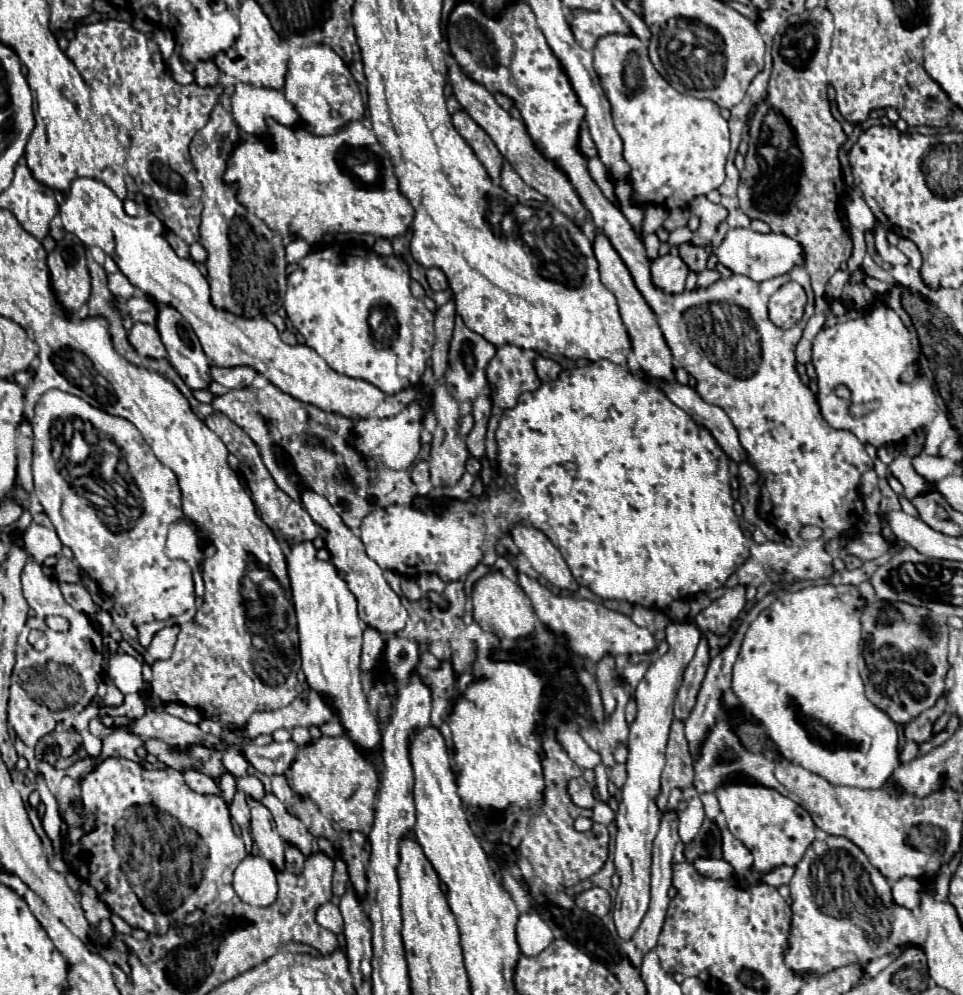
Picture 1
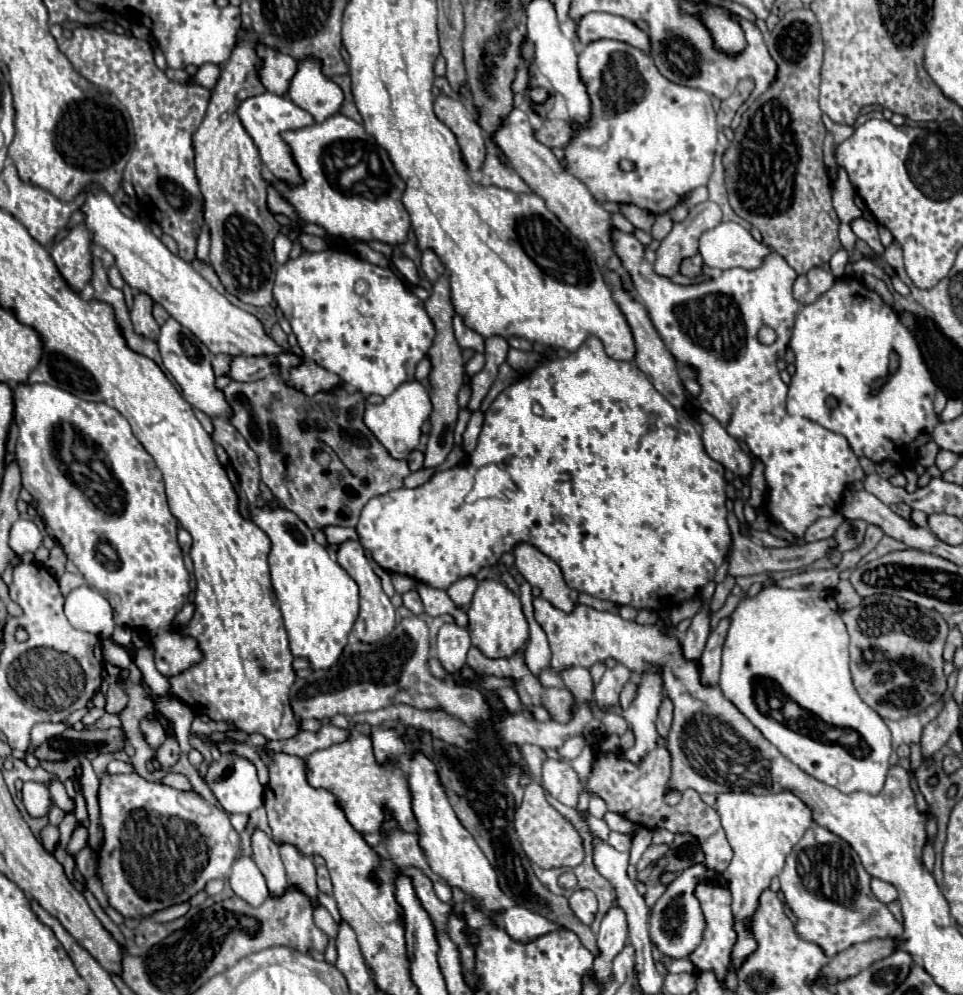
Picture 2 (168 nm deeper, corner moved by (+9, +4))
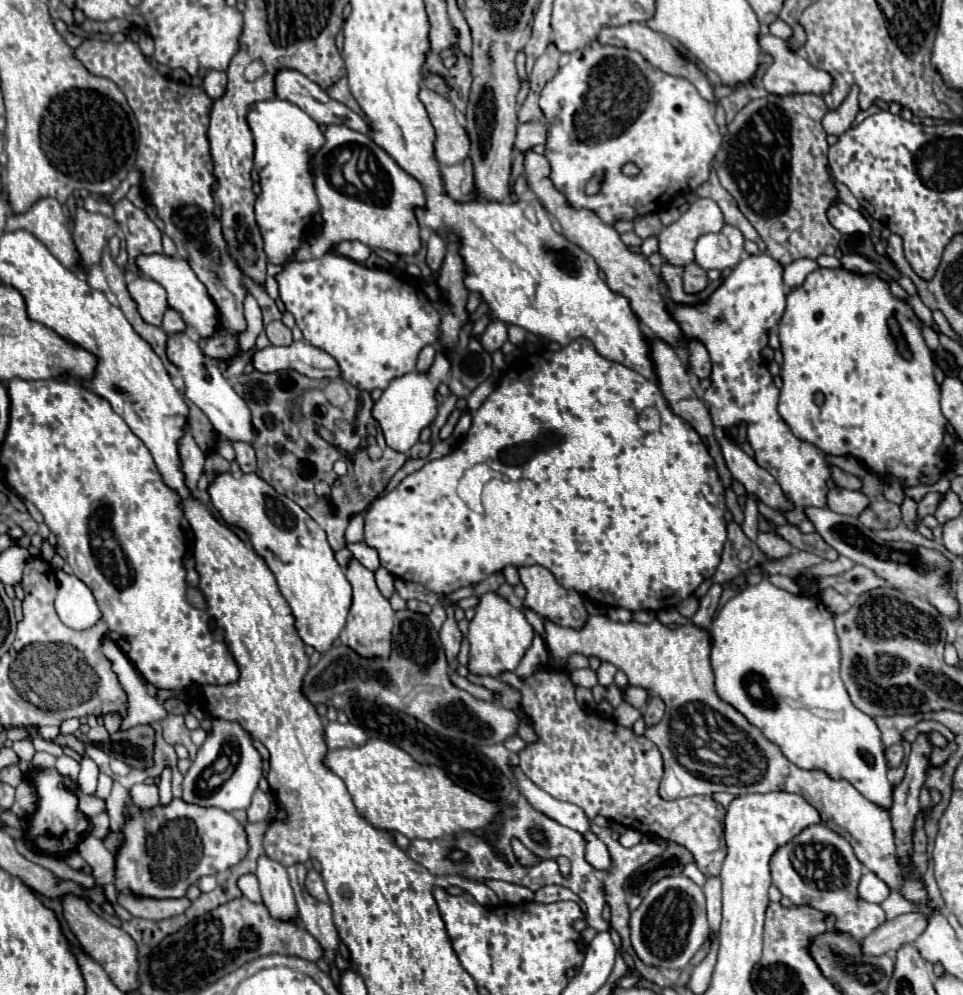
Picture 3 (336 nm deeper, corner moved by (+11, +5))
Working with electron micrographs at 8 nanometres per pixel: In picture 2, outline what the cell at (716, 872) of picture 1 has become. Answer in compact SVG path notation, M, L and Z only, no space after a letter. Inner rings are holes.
M697 863L697 865L691 865L689 869L681 871L681 875L667 887L667 891L653 905L653 915L649 919L651 941L659 947L659 951L663 955L669 955L671 959L685 959L701 943L705 919L703 919L699 901L693 895L695 885L699 883L699 875L711 875L707 865Z

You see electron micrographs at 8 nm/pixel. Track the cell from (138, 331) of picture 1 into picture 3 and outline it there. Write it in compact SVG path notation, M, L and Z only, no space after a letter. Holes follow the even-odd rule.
M137 276L133 278L133 282L129 282L129 292L139 306L143 320L153 326L161 326L163 314L169 308L165 288L159 282L153 282L151 278Z

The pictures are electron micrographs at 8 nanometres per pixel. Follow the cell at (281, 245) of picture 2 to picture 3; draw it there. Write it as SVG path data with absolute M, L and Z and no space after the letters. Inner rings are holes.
M281 98L253 104L249 108L247 120L255 138L255 170L259 172L259 186L261 186L261 194L255 200L255 220L263 236L263 248L267 260L273 264L285 264L299 250L303 228L321 210L319 200L315 196L311 158L325 144L325 136L321 132L321 126L311 116L307 116L299 106Z

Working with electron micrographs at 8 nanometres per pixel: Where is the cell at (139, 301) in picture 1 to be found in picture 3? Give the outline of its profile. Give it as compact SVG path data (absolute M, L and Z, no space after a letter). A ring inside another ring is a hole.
M167 308L165 316L163 316L161 328L163 328L167 334L177 334L177 332L185 332L185 330L187 330L181 314L177 314L177 310L173 310L173 308Z

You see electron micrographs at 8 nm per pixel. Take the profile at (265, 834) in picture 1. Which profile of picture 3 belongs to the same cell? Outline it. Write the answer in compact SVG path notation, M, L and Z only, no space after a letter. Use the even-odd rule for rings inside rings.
M261 856L257 862L255 876L259 880L263 904L267 906L271 918L281 918L283 922L289 922L289 918L297 920L297 904L287 870L279 862Z

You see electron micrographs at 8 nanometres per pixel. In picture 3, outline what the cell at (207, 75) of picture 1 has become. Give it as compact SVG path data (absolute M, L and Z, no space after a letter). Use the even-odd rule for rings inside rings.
M211 70L211 72L205 76L205 80L203 80L203 88L205 88L205 92L207 92L213 100L221 98L221 96L225 94L225 88L227 88L227 74L225 74L225 72Z

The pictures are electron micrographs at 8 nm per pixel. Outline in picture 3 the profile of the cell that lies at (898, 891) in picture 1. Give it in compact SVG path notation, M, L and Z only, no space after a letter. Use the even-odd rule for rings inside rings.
M865 870L865 874L861 876L861 882L857 886L857 894L865 902L881 904L889 896L889 886L881 878L877 878L873 872Z

